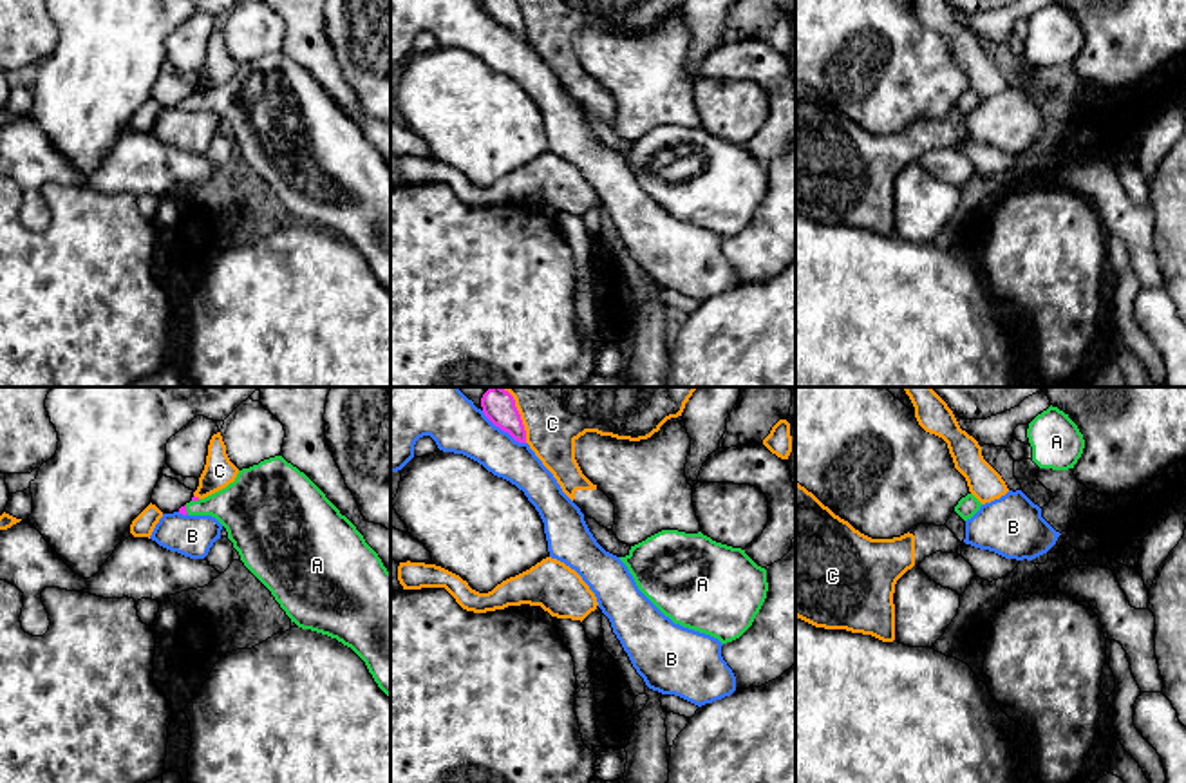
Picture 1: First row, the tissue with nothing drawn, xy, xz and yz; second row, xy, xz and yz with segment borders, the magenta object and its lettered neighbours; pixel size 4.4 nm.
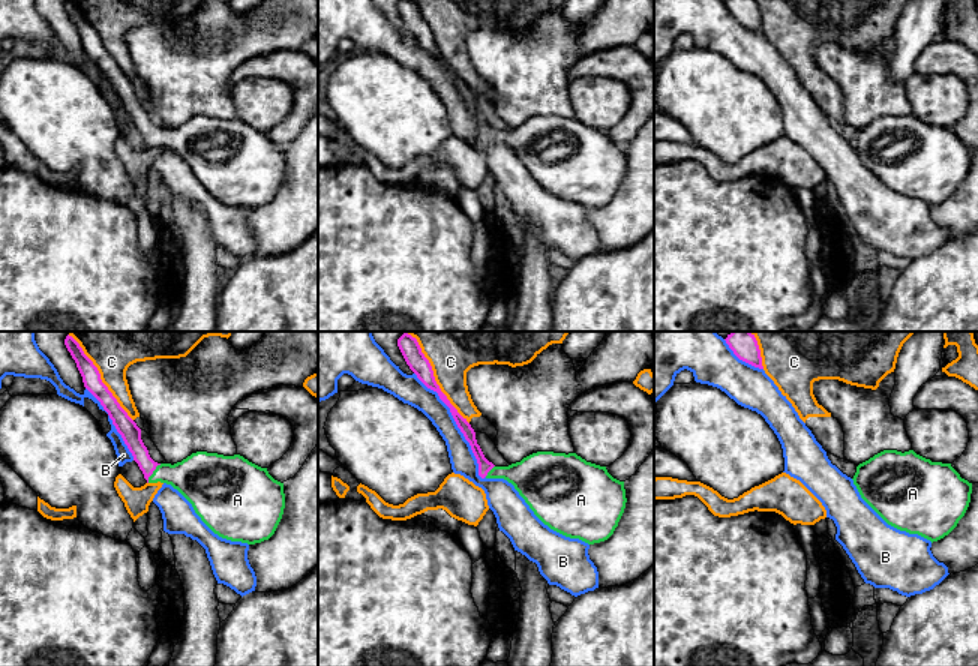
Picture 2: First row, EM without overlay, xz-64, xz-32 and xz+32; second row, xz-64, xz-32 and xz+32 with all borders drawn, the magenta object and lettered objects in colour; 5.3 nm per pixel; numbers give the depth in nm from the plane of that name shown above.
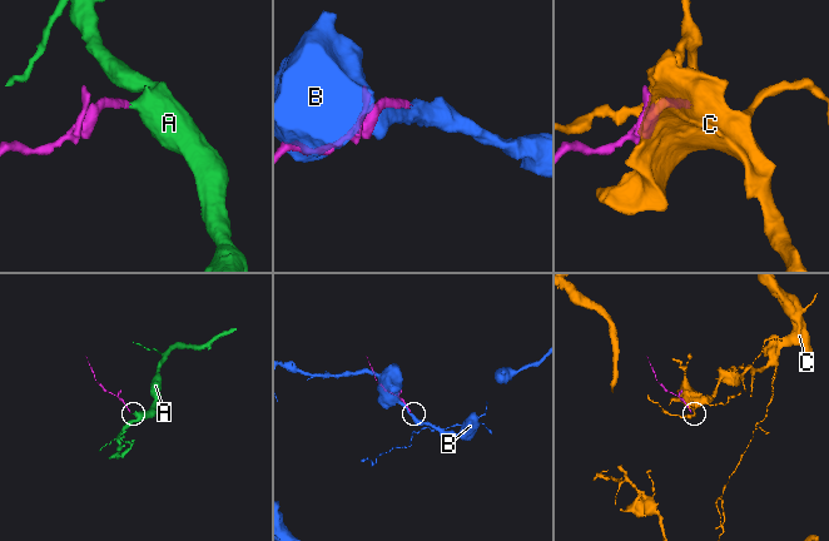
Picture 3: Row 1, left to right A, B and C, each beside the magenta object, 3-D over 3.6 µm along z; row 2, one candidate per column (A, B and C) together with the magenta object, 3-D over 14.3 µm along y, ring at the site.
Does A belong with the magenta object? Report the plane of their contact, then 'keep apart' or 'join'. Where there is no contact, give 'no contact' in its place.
xy | join

